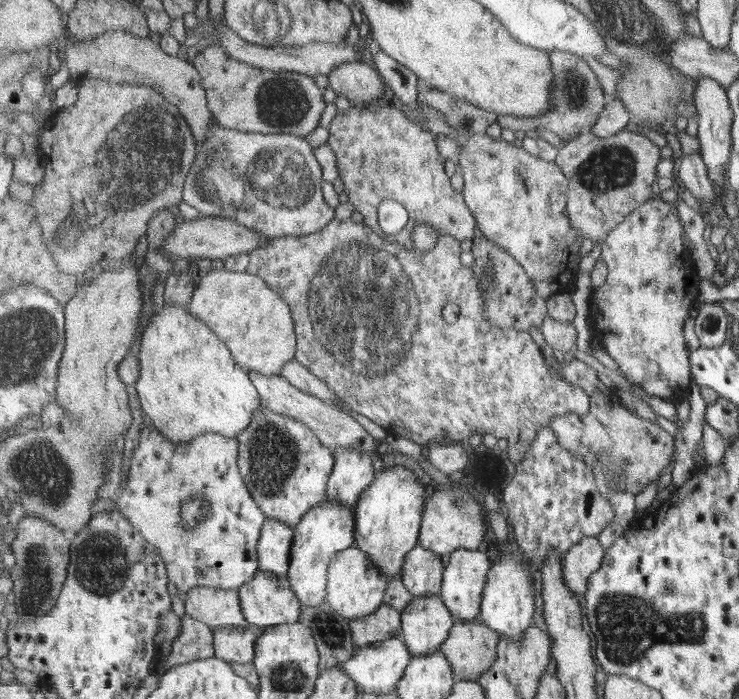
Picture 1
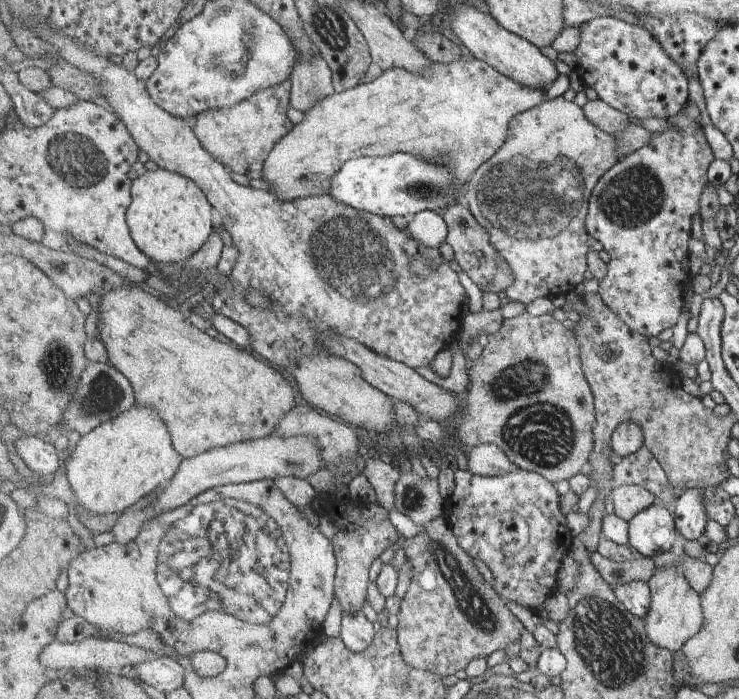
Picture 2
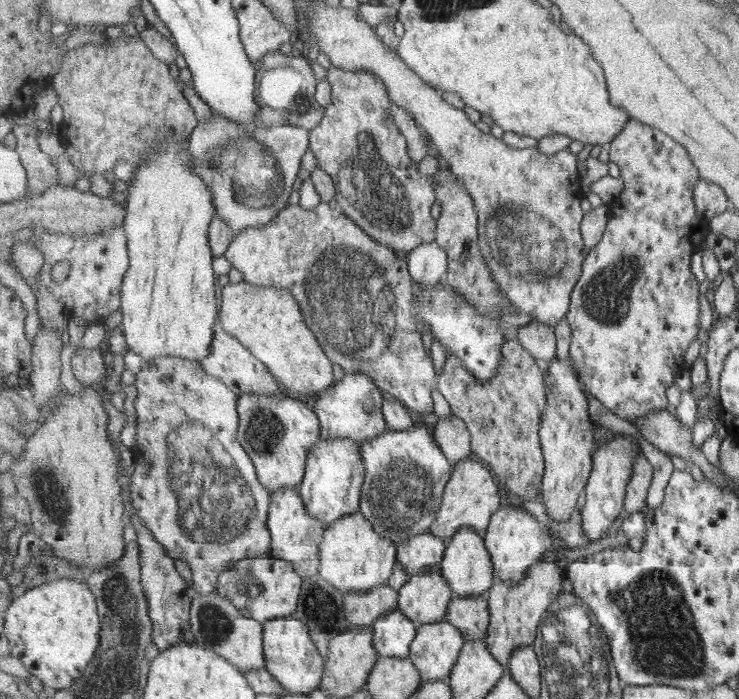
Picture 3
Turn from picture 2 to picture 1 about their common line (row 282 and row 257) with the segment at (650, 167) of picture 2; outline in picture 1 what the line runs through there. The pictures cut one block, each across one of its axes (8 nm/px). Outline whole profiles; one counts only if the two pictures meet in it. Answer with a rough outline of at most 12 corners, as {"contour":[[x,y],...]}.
{"contour":[[675,203],[604,240],[595,337],[649,395],[691,386],[699,296]]}

